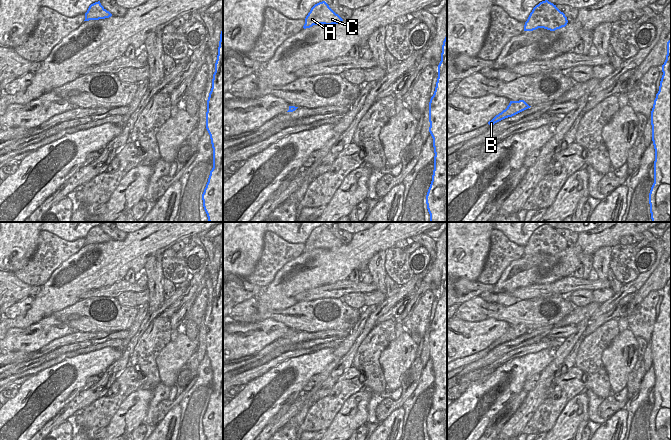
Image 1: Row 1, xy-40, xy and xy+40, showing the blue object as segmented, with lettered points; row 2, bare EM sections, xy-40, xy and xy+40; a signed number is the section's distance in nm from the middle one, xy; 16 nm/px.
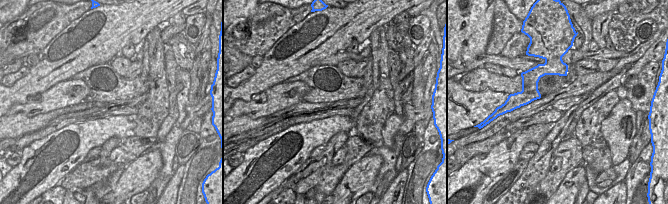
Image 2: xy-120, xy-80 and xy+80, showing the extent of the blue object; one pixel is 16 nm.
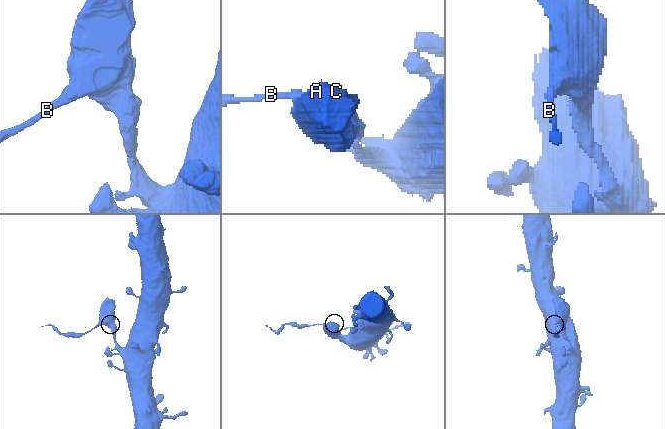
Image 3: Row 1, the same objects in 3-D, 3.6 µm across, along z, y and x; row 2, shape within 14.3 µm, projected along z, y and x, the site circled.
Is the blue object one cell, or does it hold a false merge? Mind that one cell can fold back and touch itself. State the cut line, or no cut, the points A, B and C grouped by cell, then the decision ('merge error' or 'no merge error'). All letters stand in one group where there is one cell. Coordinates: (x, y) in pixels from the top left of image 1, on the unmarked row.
cut xy+40 (510, 326), (519, 336); groups A C / B; merge error

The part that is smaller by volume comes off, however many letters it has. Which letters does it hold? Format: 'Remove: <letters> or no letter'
Remove: B

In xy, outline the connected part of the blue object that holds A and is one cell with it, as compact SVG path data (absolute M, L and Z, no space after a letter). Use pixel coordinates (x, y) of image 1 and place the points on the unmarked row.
M319 226L315 228L308 239L305 242L305 248L303 250L304 253L310 252L313 249L325 248L340 248L343 243L336 238L329 229L325 226Z

